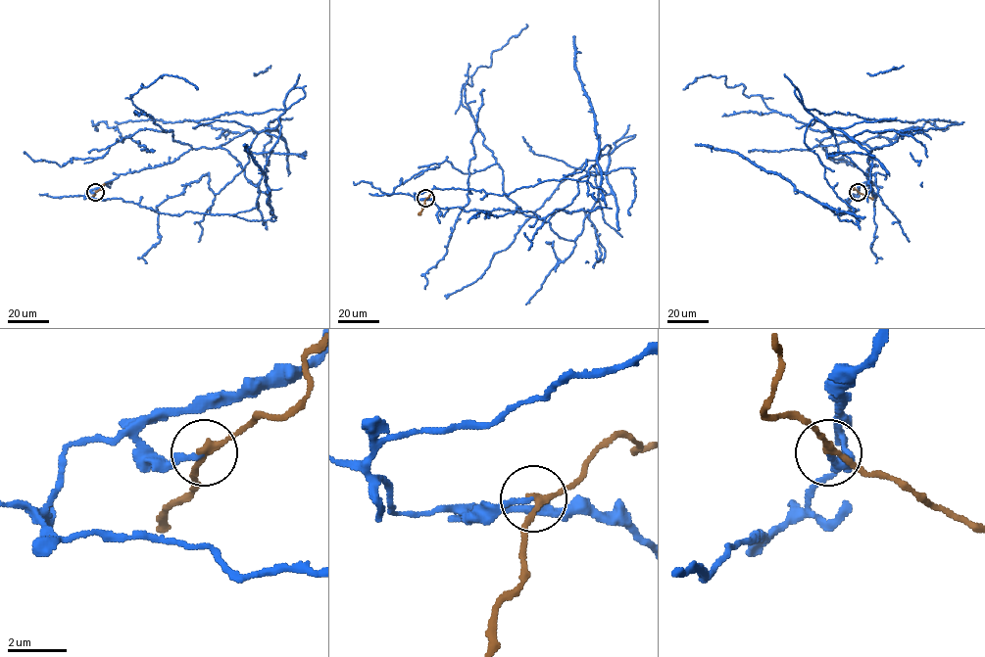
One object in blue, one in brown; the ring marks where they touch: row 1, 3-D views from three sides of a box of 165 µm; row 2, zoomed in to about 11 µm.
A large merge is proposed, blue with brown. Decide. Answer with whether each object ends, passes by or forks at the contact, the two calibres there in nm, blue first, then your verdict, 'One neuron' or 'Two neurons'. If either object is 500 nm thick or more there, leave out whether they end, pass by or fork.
At the ring blue ends. At the ring brown passes by. Thickness 170 nm (blue) against 200 nm. Two neurons

